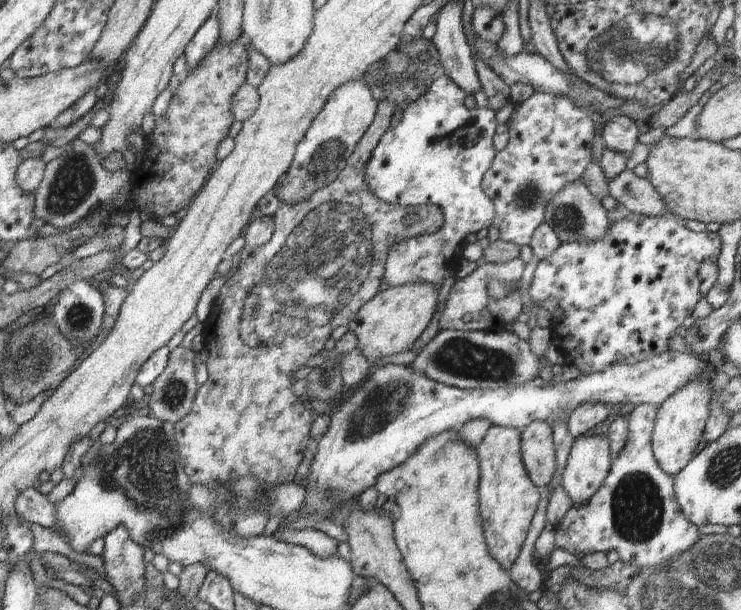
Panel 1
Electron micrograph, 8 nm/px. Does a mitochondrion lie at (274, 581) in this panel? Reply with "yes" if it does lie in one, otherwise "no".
no

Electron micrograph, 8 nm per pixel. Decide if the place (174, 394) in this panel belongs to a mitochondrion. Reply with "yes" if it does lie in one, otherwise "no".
yes

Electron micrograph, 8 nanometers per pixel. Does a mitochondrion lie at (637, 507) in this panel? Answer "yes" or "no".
yes

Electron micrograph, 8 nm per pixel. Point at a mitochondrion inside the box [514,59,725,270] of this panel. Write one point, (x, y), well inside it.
(565, 217)

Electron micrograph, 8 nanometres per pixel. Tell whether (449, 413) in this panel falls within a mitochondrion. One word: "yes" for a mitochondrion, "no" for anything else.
no

